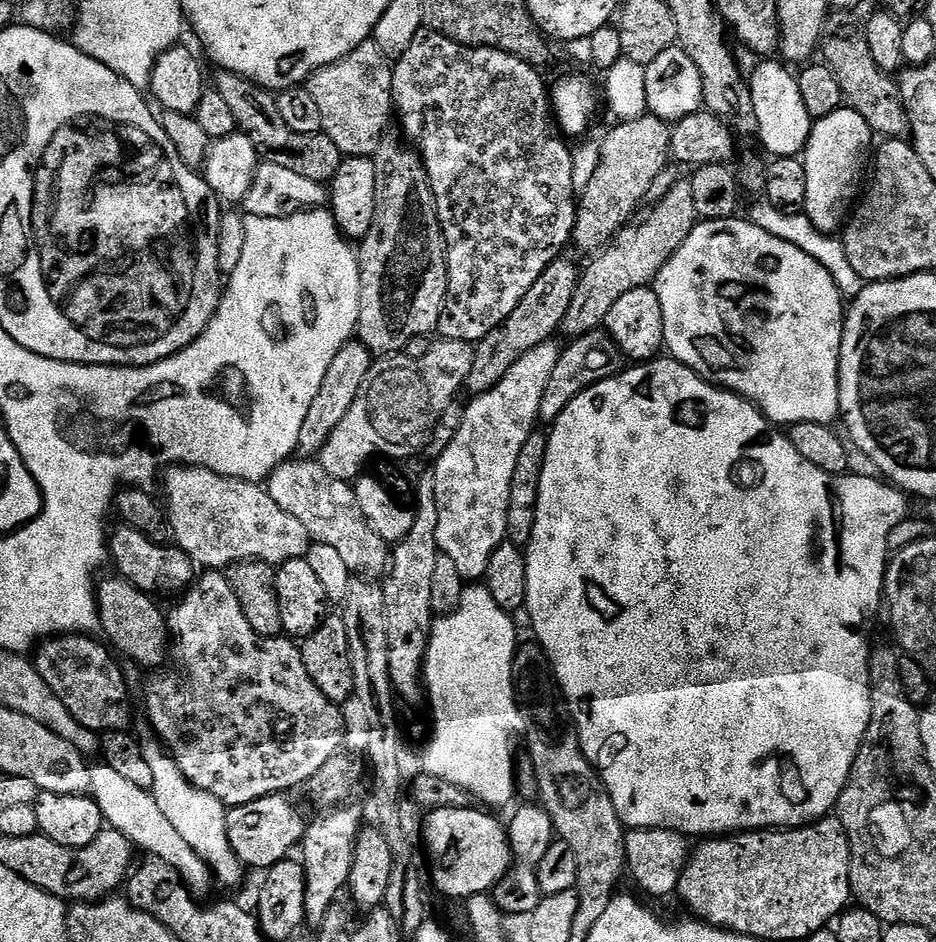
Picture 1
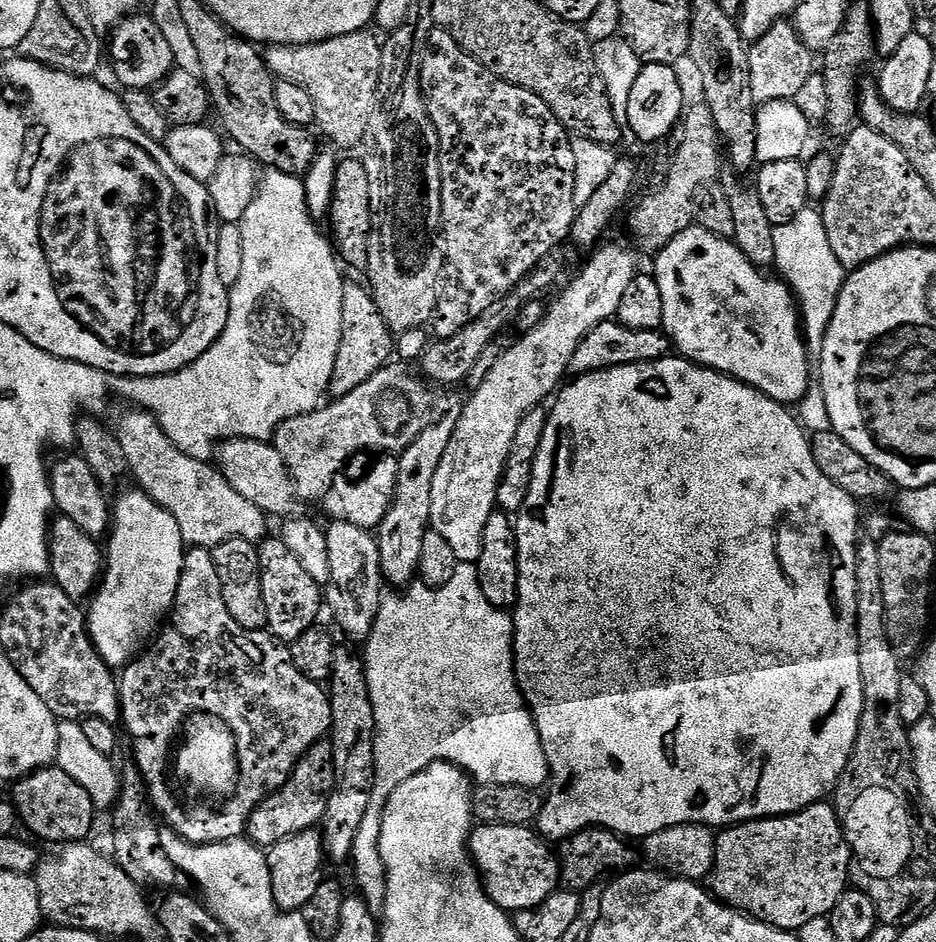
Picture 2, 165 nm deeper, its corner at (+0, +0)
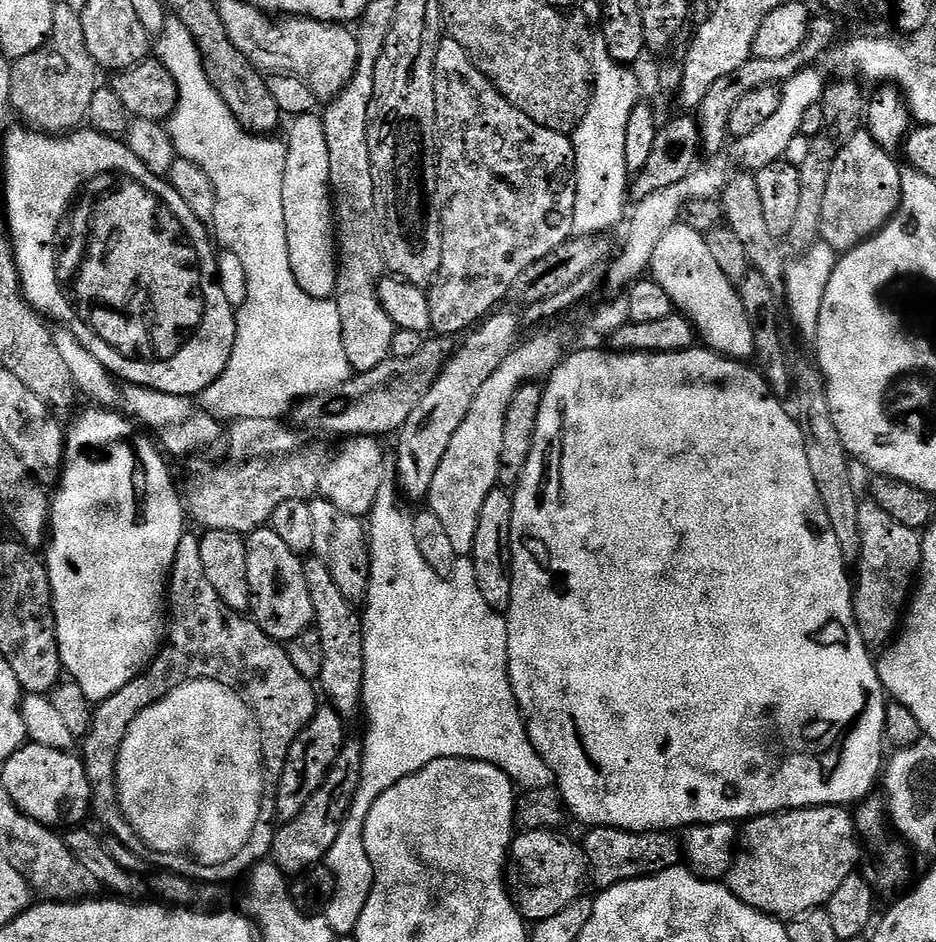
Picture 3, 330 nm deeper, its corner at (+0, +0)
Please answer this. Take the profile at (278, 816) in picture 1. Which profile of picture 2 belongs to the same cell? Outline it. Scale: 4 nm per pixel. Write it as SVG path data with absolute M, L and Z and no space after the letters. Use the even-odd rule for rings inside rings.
M331 743L315 744L300 760L300 768L278 791L266 797L249 816L247 839L257 848L267 850L294 834L313 831L323 821L328 799L336 788L336 763Z

